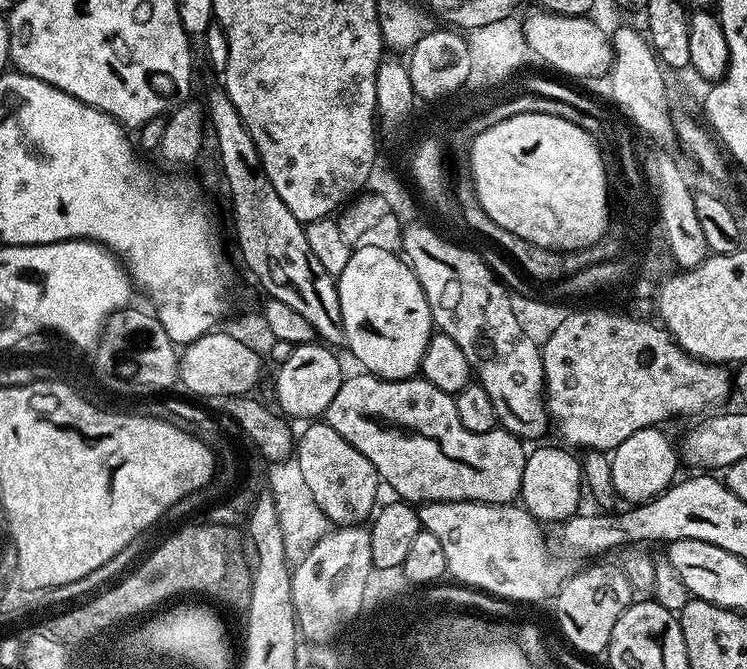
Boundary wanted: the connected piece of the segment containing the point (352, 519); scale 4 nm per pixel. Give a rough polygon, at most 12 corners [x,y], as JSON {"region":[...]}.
{"region":[[327,422],[295,441],[321,513],[359,525],[377,507],[376,467]]}

